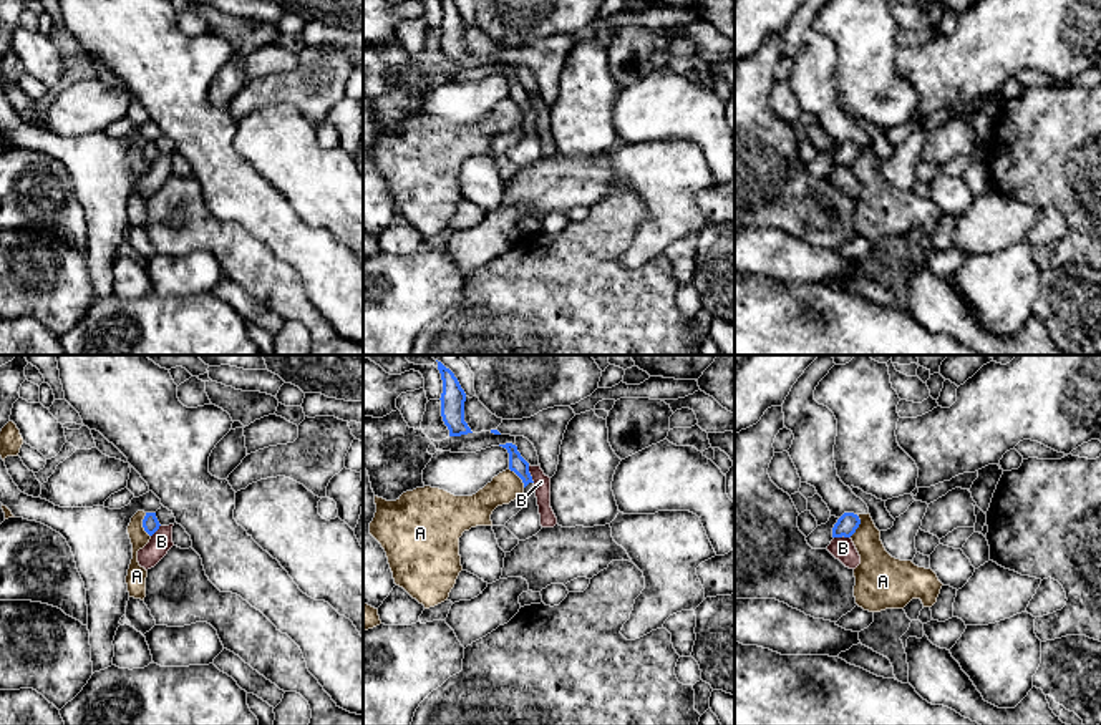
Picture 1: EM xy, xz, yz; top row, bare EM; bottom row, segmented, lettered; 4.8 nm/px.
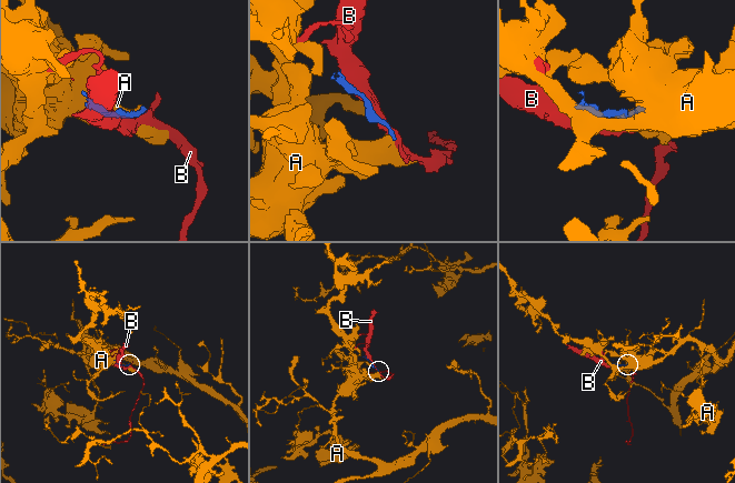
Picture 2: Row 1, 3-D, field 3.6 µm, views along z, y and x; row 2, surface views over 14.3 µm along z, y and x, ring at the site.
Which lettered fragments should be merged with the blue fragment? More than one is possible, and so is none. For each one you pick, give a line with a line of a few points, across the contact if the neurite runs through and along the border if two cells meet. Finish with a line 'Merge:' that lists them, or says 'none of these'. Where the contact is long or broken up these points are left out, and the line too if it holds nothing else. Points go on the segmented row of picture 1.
Merge: none of these

